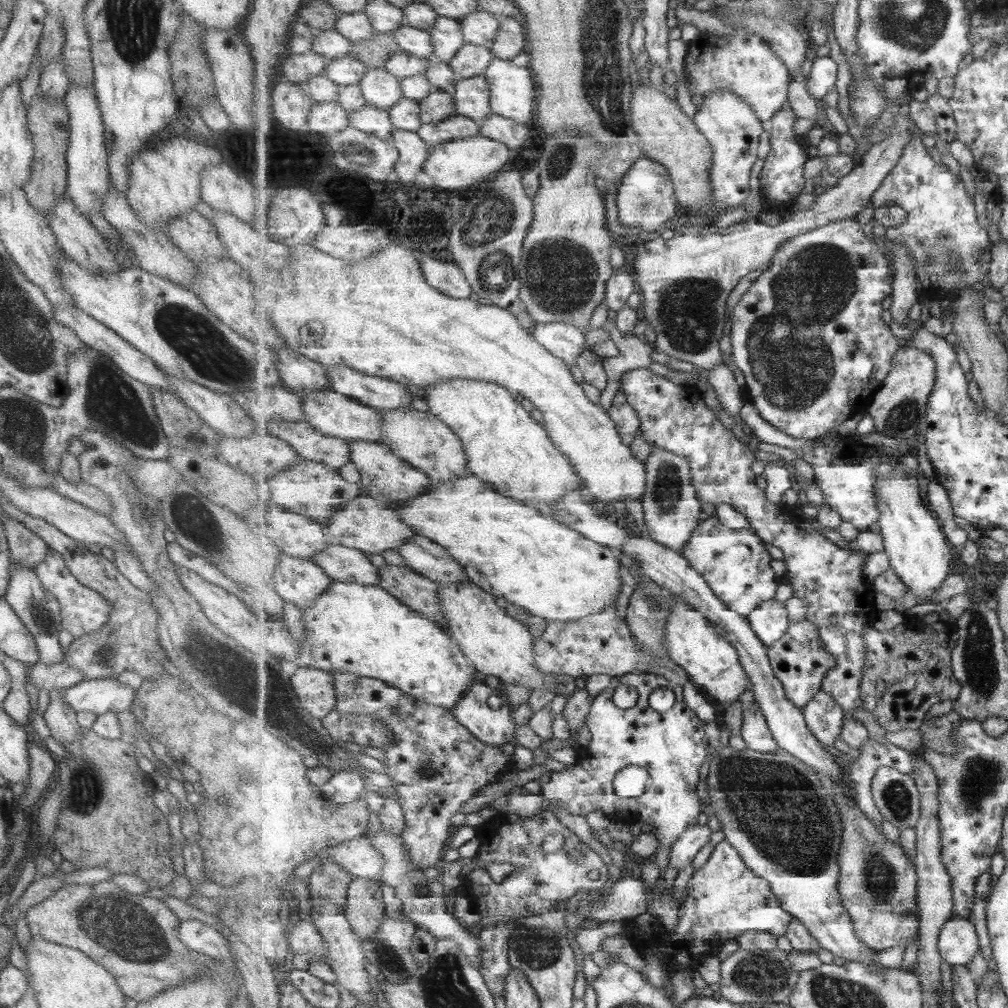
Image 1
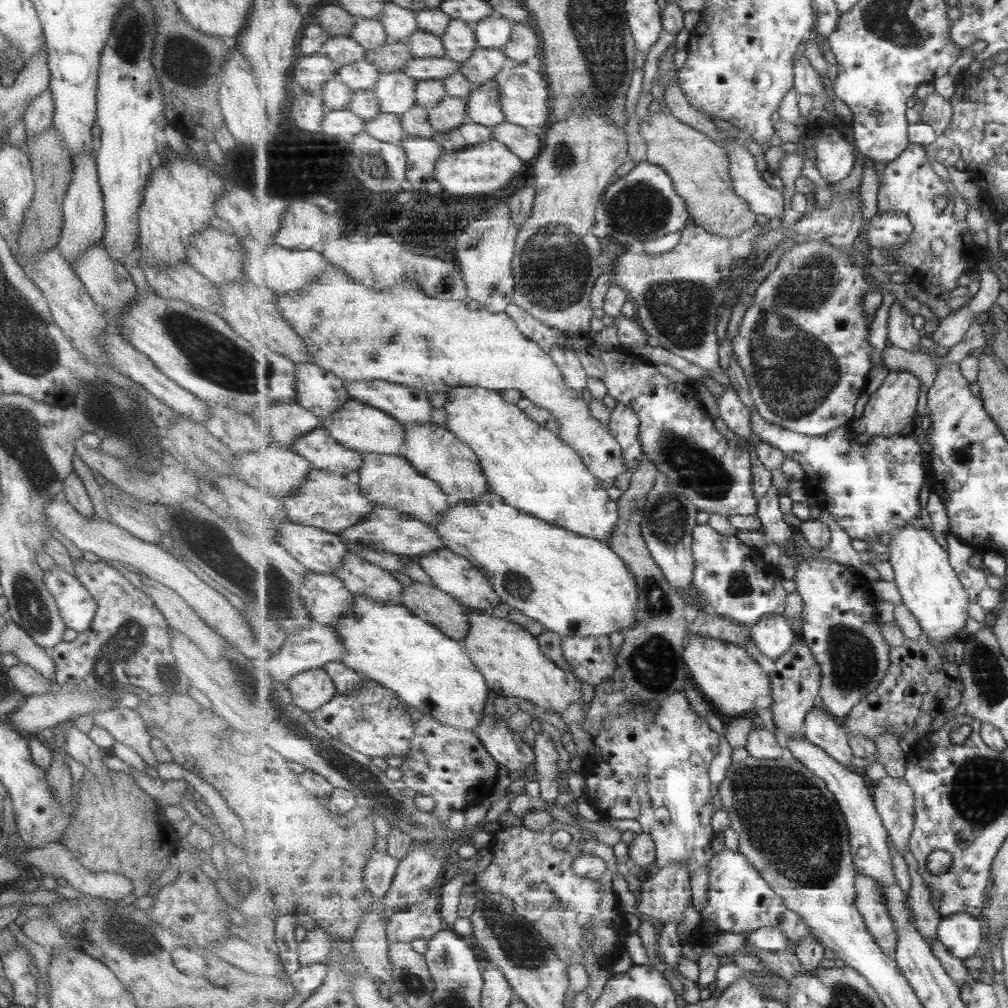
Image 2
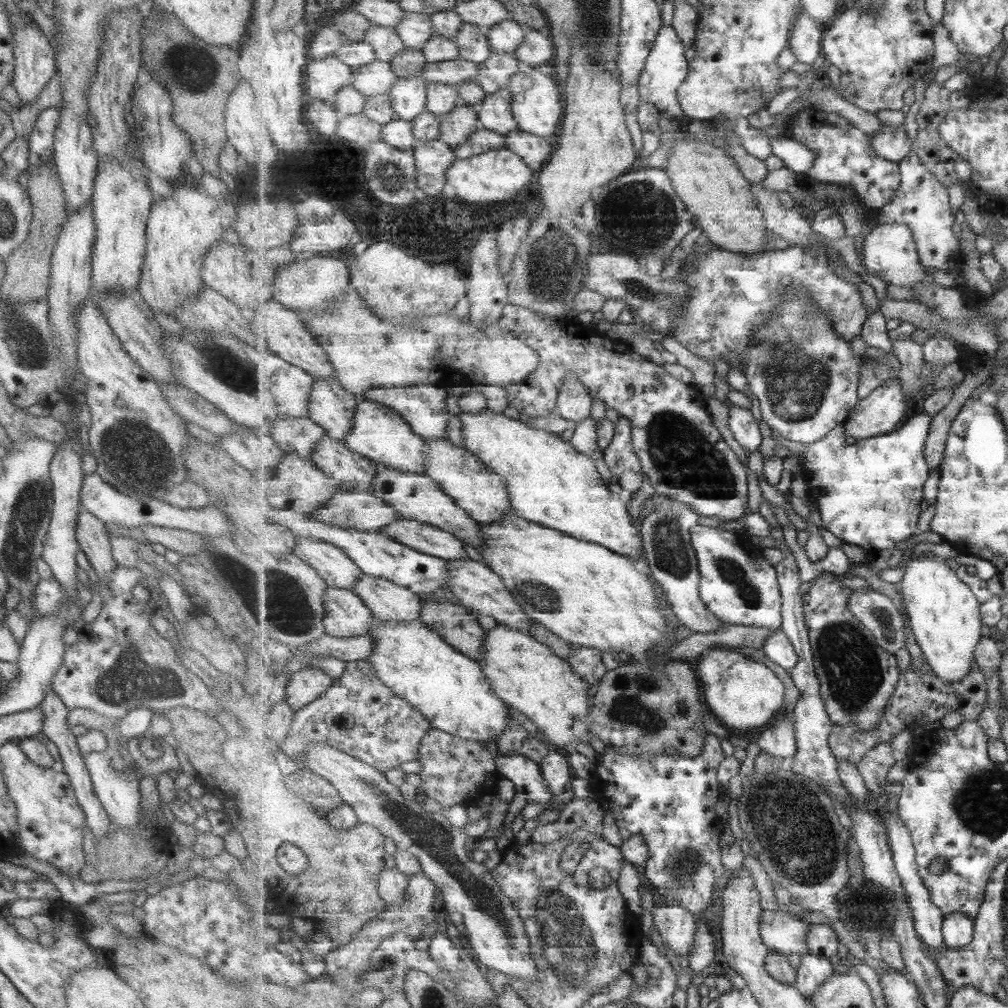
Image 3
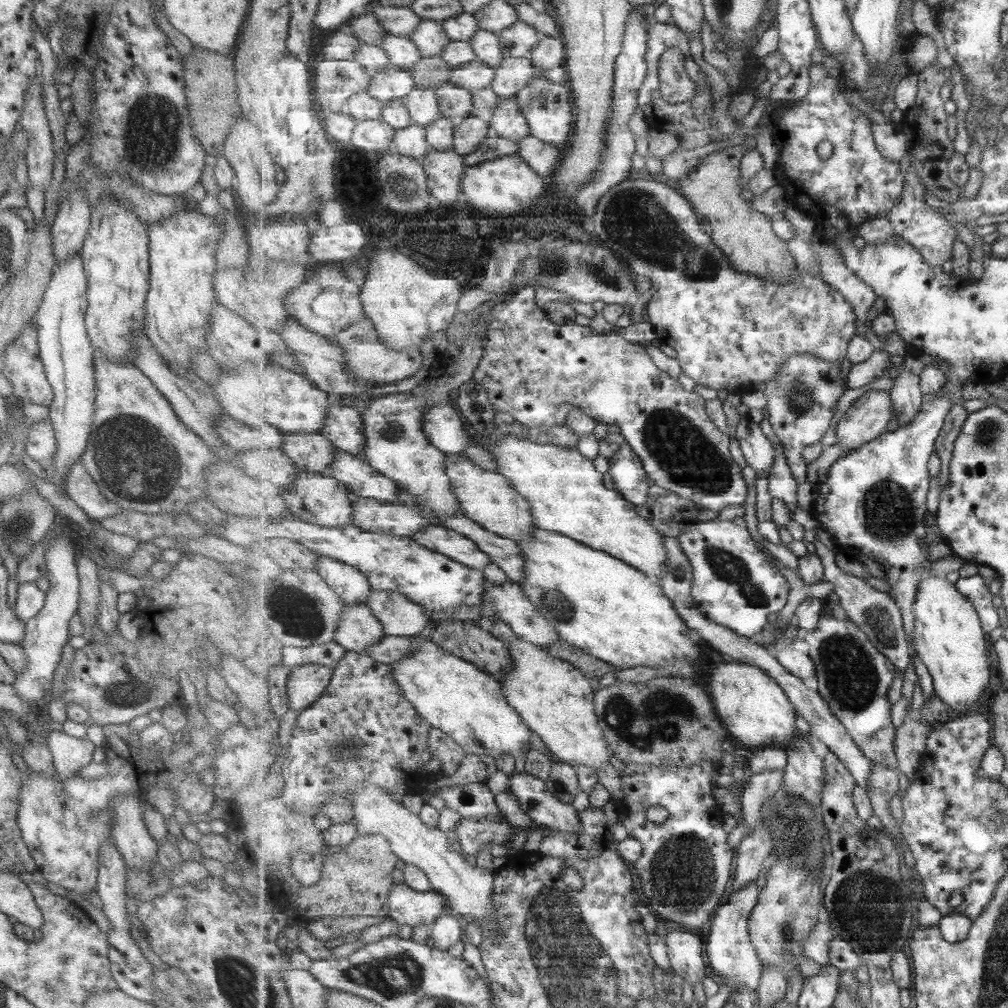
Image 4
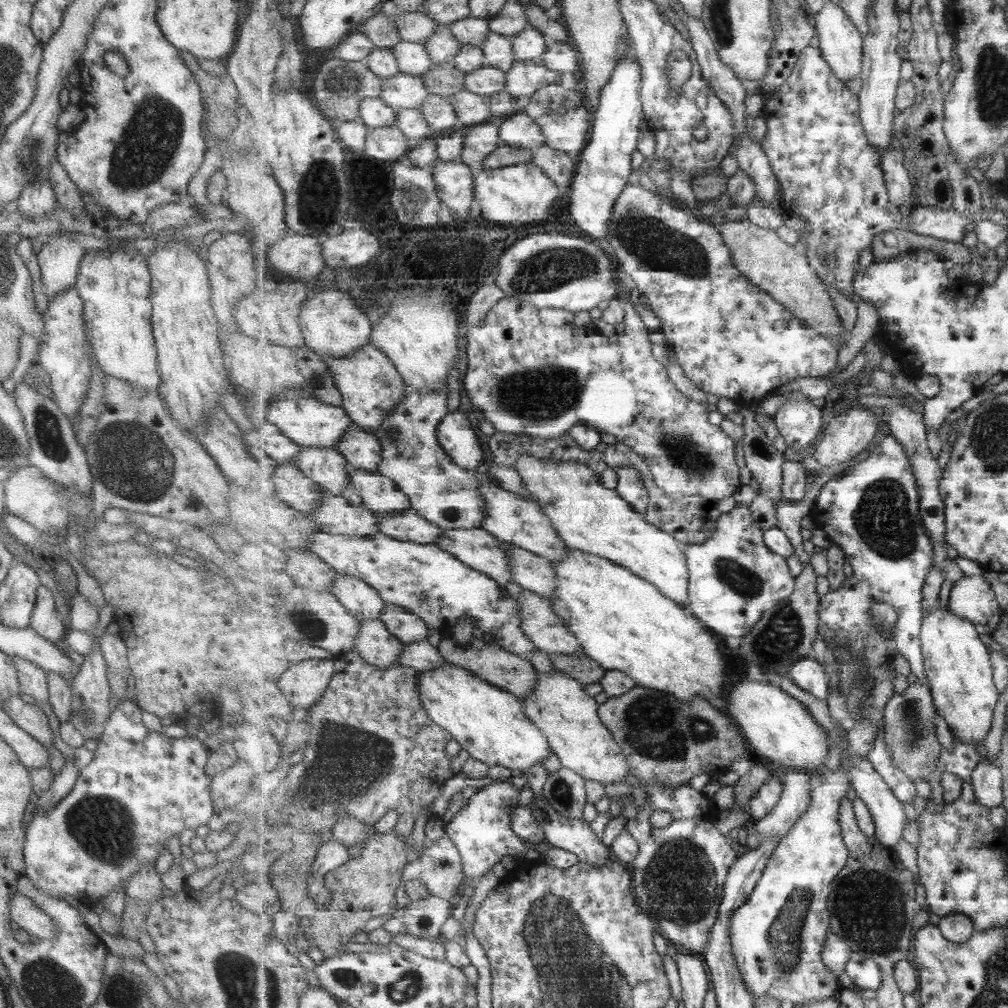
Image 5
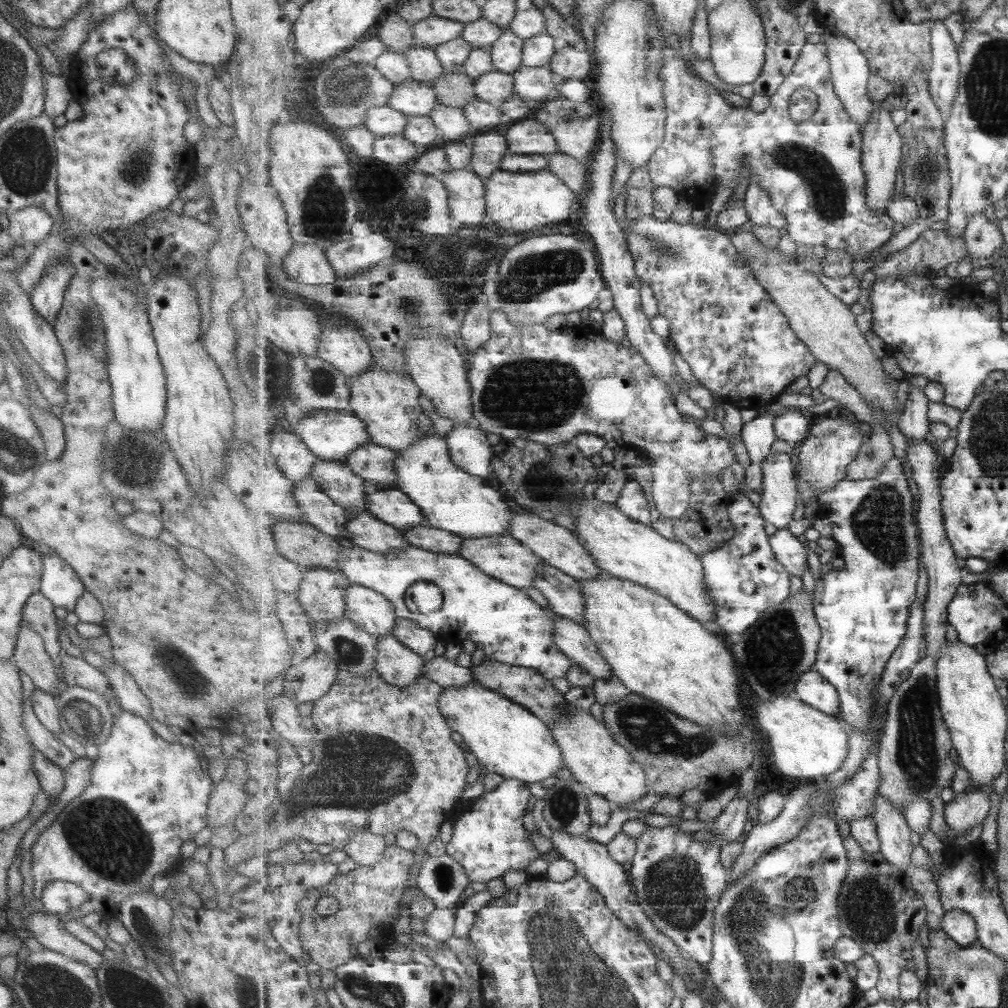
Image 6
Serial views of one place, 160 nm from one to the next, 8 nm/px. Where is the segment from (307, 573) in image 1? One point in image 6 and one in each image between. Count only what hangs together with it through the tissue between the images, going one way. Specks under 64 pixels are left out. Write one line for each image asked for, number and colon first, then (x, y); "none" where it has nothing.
2: (327, 598)
3: (346, 615)
4: (359, 630)
5: (378, 646)
6: (400, 665)

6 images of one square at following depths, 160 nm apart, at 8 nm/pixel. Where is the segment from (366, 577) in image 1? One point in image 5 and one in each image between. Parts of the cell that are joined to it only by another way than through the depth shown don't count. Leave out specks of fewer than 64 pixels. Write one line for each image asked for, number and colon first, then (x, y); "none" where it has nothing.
2: (361, 577)
3: (388, 601)
4: (401, 617)
5: (406, 626)

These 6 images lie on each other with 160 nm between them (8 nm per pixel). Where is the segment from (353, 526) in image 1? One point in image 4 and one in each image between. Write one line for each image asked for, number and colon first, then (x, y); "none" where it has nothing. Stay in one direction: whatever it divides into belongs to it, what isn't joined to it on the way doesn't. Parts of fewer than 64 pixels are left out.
2: (386, 530)
3: (425, 538)
4: (454, 545)

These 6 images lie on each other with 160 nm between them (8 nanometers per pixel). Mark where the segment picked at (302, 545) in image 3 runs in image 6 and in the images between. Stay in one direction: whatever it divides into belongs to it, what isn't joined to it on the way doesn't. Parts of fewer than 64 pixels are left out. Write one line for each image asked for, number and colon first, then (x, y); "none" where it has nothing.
4: (352, 586)
5: (363, 601)
6: (368, 608)

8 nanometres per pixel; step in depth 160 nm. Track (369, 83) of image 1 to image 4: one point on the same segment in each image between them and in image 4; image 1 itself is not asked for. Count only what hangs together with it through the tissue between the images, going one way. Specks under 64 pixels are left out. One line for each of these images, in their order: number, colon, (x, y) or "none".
2: (396, 93)
3: (409, 95)
4: (424, 105)

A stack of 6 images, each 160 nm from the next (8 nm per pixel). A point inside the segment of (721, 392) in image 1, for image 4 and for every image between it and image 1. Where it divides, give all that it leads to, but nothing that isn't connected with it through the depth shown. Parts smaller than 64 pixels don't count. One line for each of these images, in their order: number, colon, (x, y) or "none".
2: (738, 418)
3: (746, 429)
4: (758, 449)

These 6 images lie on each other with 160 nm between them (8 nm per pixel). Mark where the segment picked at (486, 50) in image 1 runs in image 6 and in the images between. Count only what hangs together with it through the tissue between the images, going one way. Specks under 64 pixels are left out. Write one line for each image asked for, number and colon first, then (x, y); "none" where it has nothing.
2: (486, 63)
3: (496, 73)
4: (515, 74)
5: (526, 78)
6: (535, 85)

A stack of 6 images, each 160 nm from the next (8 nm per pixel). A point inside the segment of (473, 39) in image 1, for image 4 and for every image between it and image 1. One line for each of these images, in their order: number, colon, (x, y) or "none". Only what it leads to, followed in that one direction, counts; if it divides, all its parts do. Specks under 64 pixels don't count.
2: (495, 32)
3: (506, 37)
4: (519, 41)

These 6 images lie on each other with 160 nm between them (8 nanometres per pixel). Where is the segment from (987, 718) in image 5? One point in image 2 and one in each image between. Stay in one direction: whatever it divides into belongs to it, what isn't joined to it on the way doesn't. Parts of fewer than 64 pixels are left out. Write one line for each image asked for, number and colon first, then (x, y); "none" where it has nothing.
2: (932, 590)
3: (945, 615)
4: (950, 638)

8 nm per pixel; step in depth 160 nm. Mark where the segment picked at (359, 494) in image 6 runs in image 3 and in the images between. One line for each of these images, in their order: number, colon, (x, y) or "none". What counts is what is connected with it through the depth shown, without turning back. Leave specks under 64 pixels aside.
3: (299, 436)
4: (313, 453)
5: (328, 467)

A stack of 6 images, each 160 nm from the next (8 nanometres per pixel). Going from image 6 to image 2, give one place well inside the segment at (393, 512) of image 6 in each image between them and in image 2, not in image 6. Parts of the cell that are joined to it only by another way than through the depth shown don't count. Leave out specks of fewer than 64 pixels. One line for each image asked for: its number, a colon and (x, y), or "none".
2: (325, 453)
3: (332, 456)
4: (355, 472)
5: (381, 494)

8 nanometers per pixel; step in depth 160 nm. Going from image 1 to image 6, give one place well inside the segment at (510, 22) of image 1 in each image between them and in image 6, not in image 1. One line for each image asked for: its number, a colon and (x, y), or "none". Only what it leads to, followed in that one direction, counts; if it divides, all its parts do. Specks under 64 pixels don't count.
2: (526, 43)
3: (538, 49)
4: (551, 52)
5: (562, 57)
6: (571, 62)

